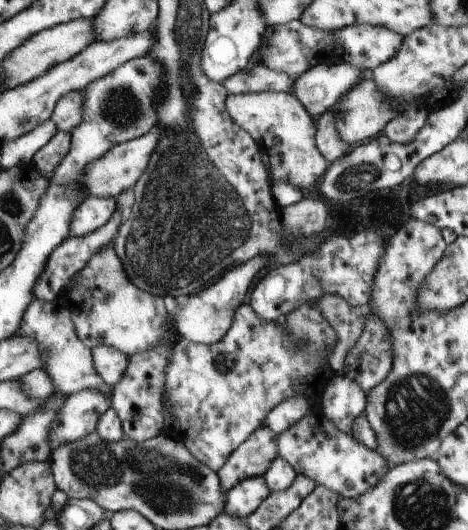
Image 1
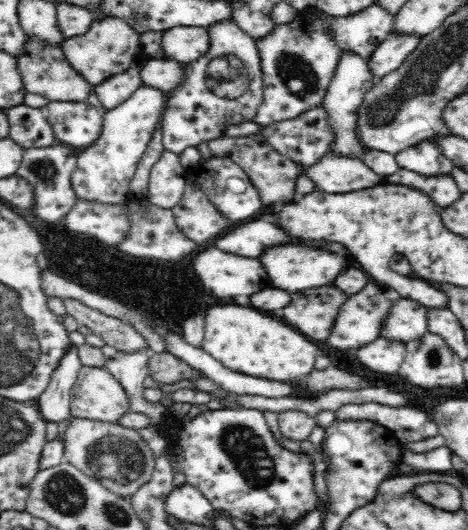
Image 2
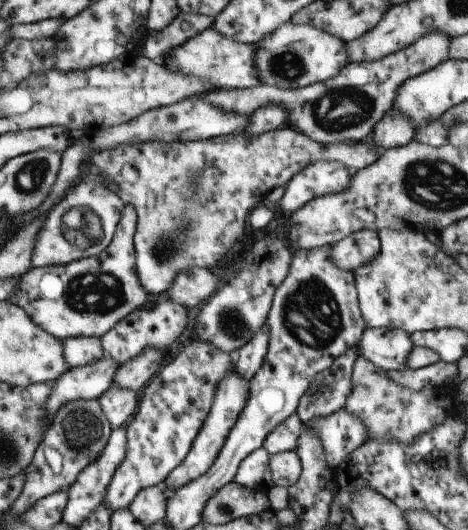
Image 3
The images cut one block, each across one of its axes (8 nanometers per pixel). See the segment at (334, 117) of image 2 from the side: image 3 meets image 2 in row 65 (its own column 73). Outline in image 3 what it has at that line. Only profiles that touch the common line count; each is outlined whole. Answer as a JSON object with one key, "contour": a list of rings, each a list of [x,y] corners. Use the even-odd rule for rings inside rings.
{"contour":[[[74,336],[62,340],[62,350],[65,350],[65,359],[68,368],[83,367],[105,356],[100,337]]]}

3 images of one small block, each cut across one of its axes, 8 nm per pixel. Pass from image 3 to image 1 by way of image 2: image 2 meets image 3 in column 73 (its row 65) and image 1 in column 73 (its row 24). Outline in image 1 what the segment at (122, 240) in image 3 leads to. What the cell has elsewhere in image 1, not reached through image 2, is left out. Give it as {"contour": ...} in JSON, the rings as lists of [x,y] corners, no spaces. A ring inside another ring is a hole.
{"contour":[[[114,244],[106,245],[90,257],[85,267],[73,276],[65,294],[73,301],[72,320],[77,337],[90,350],[110,345],[125,355],[133,355],[169,340],[171,331],[163,297],[144,292],[128,280]]]}

